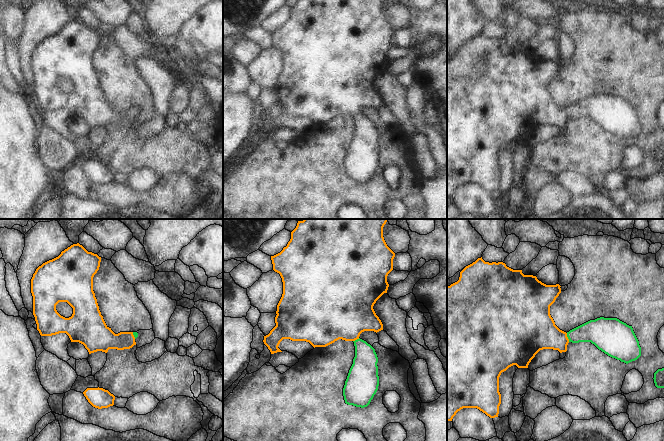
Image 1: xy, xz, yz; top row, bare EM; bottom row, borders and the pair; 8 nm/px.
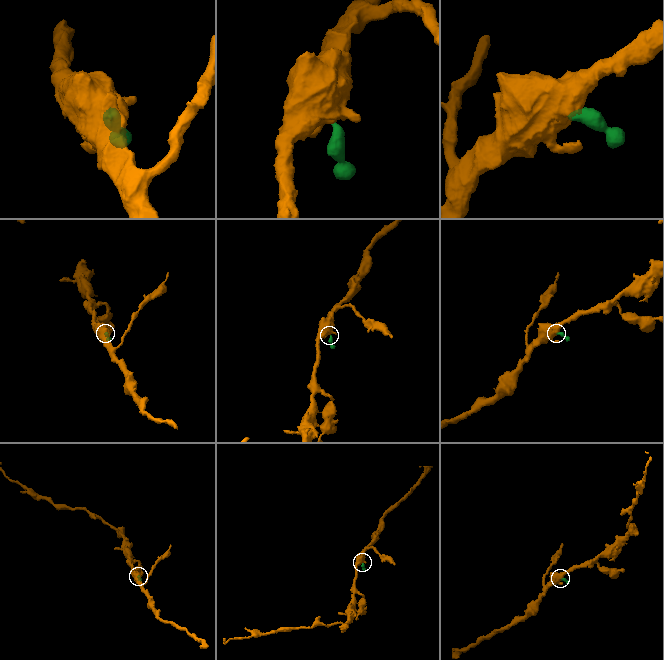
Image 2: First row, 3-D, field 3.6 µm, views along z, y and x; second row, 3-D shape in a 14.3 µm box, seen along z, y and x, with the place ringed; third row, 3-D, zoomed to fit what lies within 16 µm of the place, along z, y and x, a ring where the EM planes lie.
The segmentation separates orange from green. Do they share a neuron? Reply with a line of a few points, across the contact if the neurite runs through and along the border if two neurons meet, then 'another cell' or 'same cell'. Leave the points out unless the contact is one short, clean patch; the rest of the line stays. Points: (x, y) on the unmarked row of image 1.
line yz (537, 106), (551, 113), (567, 113), (597, 107); same cell

